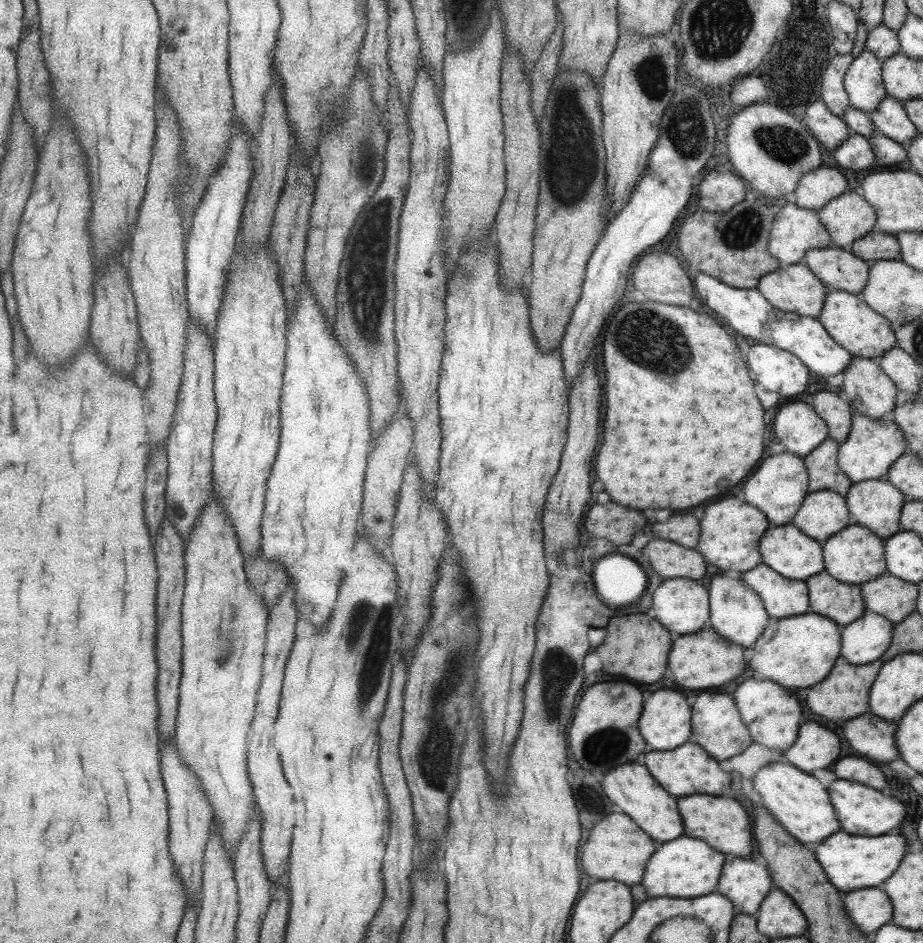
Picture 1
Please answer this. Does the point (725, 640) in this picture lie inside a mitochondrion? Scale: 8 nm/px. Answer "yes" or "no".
no

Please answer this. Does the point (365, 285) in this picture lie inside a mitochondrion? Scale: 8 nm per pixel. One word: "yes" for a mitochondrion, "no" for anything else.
yes

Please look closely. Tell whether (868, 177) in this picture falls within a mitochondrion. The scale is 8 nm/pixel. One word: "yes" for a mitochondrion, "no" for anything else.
no

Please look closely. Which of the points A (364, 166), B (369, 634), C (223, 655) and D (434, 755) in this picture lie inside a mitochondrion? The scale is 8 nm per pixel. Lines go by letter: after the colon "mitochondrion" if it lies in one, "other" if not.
A: mitochondrion
B: mitochondrion
C: mitochondrion
D: mitochondrion

